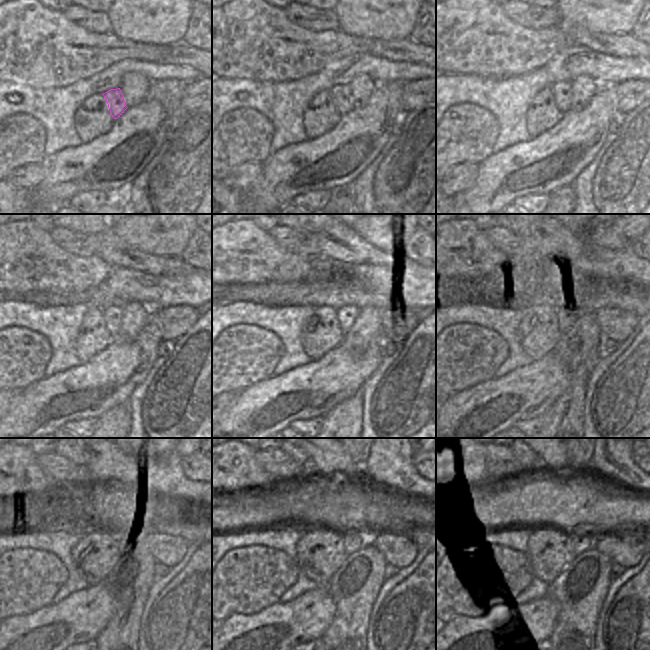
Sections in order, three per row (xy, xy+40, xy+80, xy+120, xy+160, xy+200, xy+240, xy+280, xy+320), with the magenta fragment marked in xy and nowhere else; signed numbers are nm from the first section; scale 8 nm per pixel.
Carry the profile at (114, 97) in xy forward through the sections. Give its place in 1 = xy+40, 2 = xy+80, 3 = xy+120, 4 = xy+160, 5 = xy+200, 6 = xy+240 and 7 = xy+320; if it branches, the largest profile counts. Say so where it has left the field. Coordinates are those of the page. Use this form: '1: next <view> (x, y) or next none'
1: next xy+40 (340, 94)
2: next xy+80 (562, 90)
3: next xy+120 (112, 315)
4: next xy+160 (345, 315)
5: next xy+200 (565, 319)
6: next xy+240 (127, 540)
7: next xy+320 (579, 543)

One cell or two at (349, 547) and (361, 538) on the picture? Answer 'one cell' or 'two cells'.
one cell

